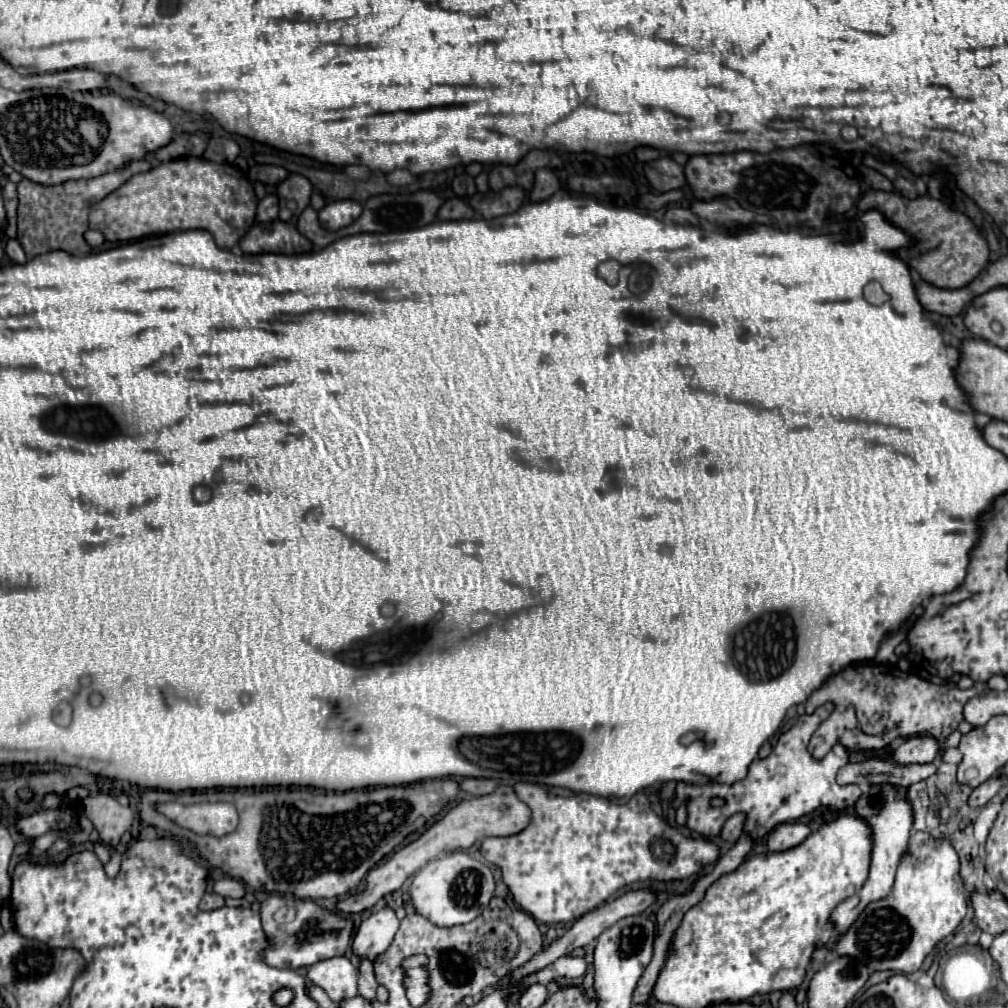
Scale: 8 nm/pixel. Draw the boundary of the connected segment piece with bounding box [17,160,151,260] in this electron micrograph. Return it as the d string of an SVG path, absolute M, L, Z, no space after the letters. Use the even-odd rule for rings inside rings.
M137 160L133 164L127 164L119 168L117 172L109 172L105 176L93 178L93 180L69 180L59 186L41 186L33 184L31 180L21 180L17 184L19 190L19 216L17 216L17 240L25 248L27 258L35 258L39 254L47 254L53 250L63 250L75 256L85 256L89 254L89 246L83 240L83 232L89 228L87 226L87 212L91 204L103 200L107 194L117 190L121 184L125 184L131 176L149 172L151 164L147 160Z

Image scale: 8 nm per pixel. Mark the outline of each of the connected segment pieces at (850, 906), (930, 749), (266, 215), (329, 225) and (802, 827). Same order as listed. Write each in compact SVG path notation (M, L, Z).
M871 786L867 792L861 794L861 798L855 802L855 814L865 818L869 822L869 826L873 828L873 856L871 856L871 870L869 870L869 878L863 884L863 888L843 900L841 904L835 906L835 910L831 912L831 924L835 926L835 940L841 938L851 926L853 922L859 918L859 914L865 910L865 906L869 902L881 900L891 892L893 880L895 880L895 868L901 862L901 856L905 854L907 846L909 846L909 832L913 828L913 812L907 800L895 802L895 794L893 794L893 786Z
M913 736L909 740L903 740L893 750L893 760L899 766L923 764L923 762L933 762L937 752L939 752L937 740L933 740L931 736Z
M273 194L265 196L265 198L259 202L259 206L257 206L257 220L259 220L259 222L271 222L271 220L277 218L277 214L279 214L277 196L273 196Z
M337 200L329 202L321 212L319 212L319 222L325 230L341 230L349 226L353 220L361 216L361 204L355 200Z
M785 822L775 826L769 836L767 836L767 848L773 852L779 850L789 850L797 844L801 844L801 840L805 840L805 836L809 836L809 826L803 822Z

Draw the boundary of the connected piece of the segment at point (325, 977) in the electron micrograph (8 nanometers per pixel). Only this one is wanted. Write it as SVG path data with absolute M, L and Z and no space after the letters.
M345 956L315 962L309 966L307 976L313 984L321 986L333 1002L357 996L357 970Z

